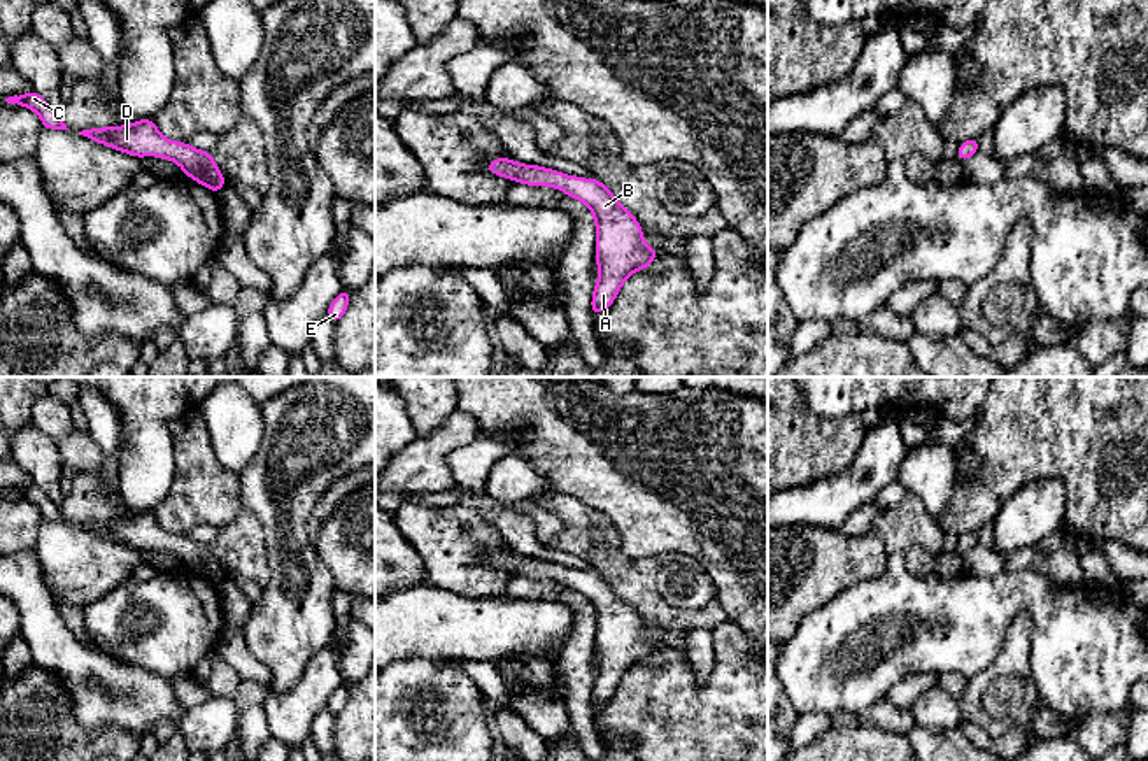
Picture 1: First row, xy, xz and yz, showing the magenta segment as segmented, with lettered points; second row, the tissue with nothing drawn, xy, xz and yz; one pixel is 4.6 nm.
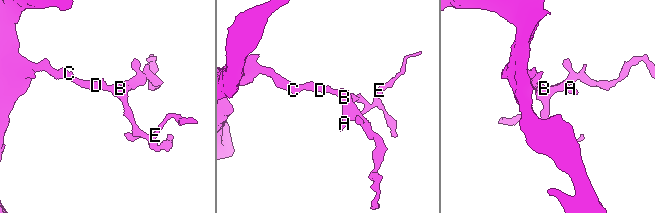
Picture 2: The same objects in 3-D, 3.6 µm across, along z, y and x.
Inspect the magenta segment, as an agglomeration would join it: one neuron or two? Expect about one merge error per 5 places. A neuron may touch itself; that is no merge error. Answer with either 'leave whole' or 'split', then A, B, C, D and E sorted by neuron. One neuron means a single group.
leave whole | A B C D E

